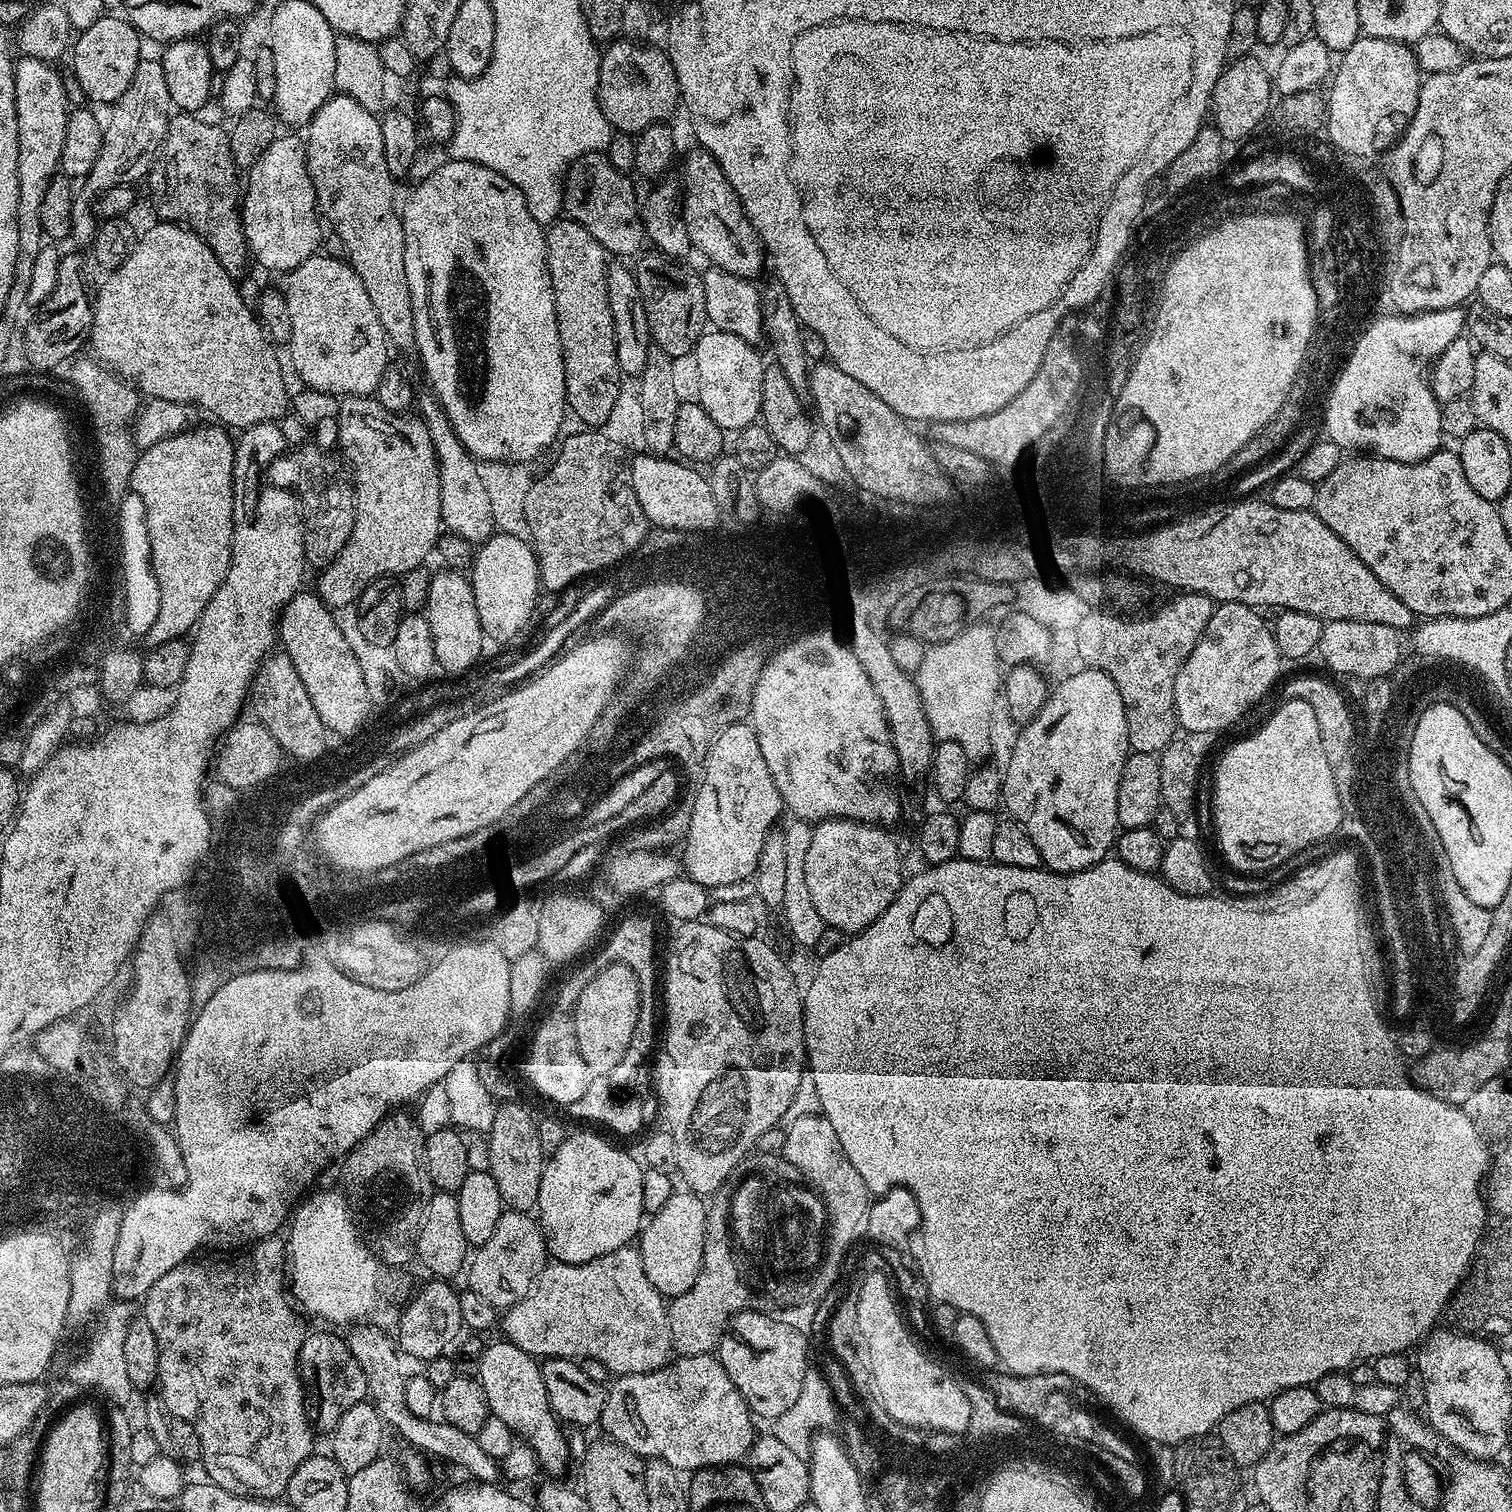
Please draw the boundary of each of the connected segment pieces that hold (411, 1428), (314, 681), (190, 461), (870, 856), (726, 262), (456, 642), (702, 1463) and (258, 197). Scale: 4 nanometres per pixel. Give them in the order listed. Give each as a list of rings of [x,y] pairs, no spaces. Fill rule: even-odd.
[[[362,1322],[347,1331],[345,1340],[362,1368],[362,1372],[366,1375],[371,1403],[374,1404],[379,1416],[391,1431],[392,1429],[396,1430],[402,1439],[418,1448],[417,1451],[442,1458],[464,1468],[472,1475],[469,1477],[479,1483],[493,1484],[499,1481],[499,1463],[482,1450],[475,1436],[466,1434],[464,1430],[460,1430],[456,1426],[451,1426],[442,1418],[430,1419],[410,1412],[406,1403],[405,1382],[407,1375],[402,1368],[403,1359],[389,1333],[387,1335],[378,1327],[370,1326],[368,1322]]]
[[[301,590],[280,609],[278,640],[303,684],[308,684],[309,691],[313,692],[313,701],[316,701],[316,707],[327,721],[325,727],[332,725],[348,732],[360,723],[365,714],[366,668],[360,665],[351,642],[344,637],[339,622],[332,616],[335,616],[333,609],[315,591]]]
[[[223,427],[195,428],[174,434],[154,446],[143,449],[136,457],[130,485],[145,506],[146,530],[149,531],[152,570],[161,595],[158,618],[146,637],[149,645],[157,646],[187,637],[200,621],[210,598],[222,586],[230,570],[232,557],[232,483],[236,446]]]
[[[821,820],[812,829],[812,837],[810,838],[810,850],[806,850],[806,886],[810,890],[810,899],[814,901],[814,910],[818,910],[818,914],[824,920],[825,925],[830,928],[837,928],[845,934],[855,934],[863,932],[866,926],[870,926],[876,921],[884,911],[892,905],[894,898],[900,893],[906,879],[906,872],[900,869],[900,848],[896,845],[896,840],[891,836],[887,827],[878,824],[863,824],[857,820]]]
[[[699,146],[688,149],[689,152],[684,156],[682,191],[686,230],[692,239],[693,249],[697,253],[700,251],[711,267],[720,268],[744,280],[755,281],[764,264],[766,268],[763,239],[754,230],[734,186],[730,186],[726,174],[722,174],[722,166],[718,166],[714,154]]]
[[[440,570],[433,575],[424,612],[430,622],[430,634],[434,634],[434,652],[440,652],[442,667],[456,671],[469,668],[472,660],[482,660],[486,637],[478,622],[471,579],[463,571]]]
[[[709,1354],[677,1355],[671,1362],[663,1364],[653,1372],[616,1376],[606,1392],[599,1427],[604,1428],[603,1435],[607,1439],[626,1446],[634,1455],[651,1458],[656,1462],[663,1461],[680,1469],[681,1473],[691,1474],[697,1468],[743,1461],[758,1435],[758,1429],[752,1423],[754,1417],[738,1386],[730,1382],[730,1374],[726,1374],[719,1359]]]
[[[277,135],[248,175],[251,178],[241,199],[241,220],[249,253],[264,269],[287,274],[317,253],[322,225],[303,137]]]

